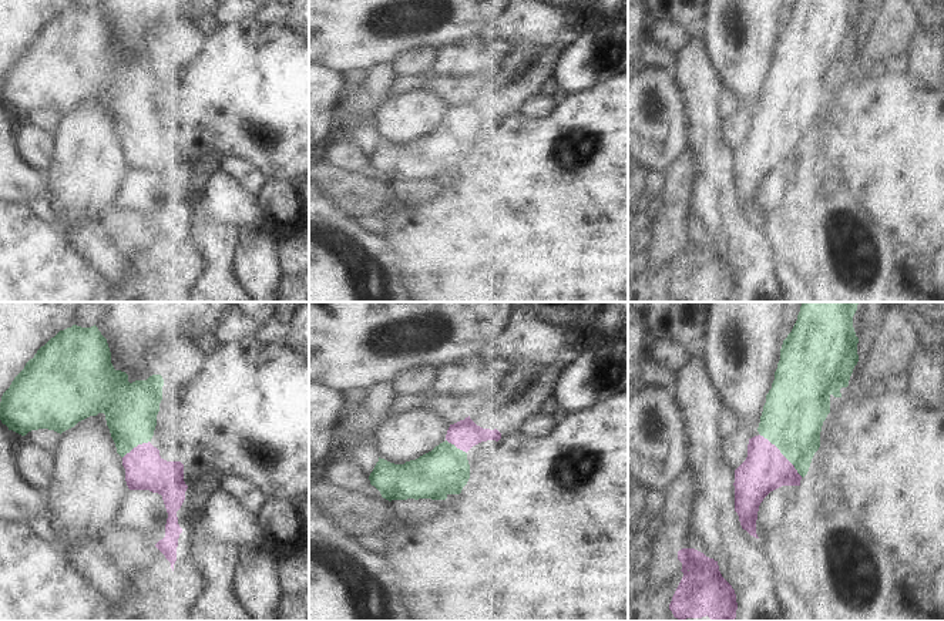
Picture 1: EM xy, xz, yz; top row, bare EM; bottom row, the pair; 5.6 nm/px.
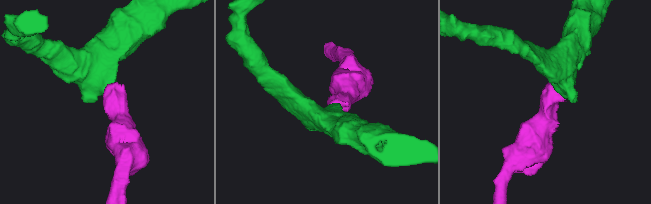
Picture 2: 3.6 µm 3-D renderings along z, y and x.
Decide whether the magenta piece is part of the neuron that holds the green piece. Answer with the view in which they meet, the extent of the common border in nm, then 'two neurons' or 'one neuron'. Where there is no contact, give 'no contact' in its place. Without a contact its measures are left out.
meets green in yz; contact 340 nm long; one neuron

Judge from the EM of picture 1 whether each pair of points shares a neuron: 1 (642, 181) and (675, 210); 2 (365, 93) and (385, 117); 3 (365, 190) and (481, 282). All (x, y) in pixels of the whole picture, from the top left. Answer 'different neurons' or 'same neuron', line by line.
1: different neurons
2: different neurons
3: different neurons

